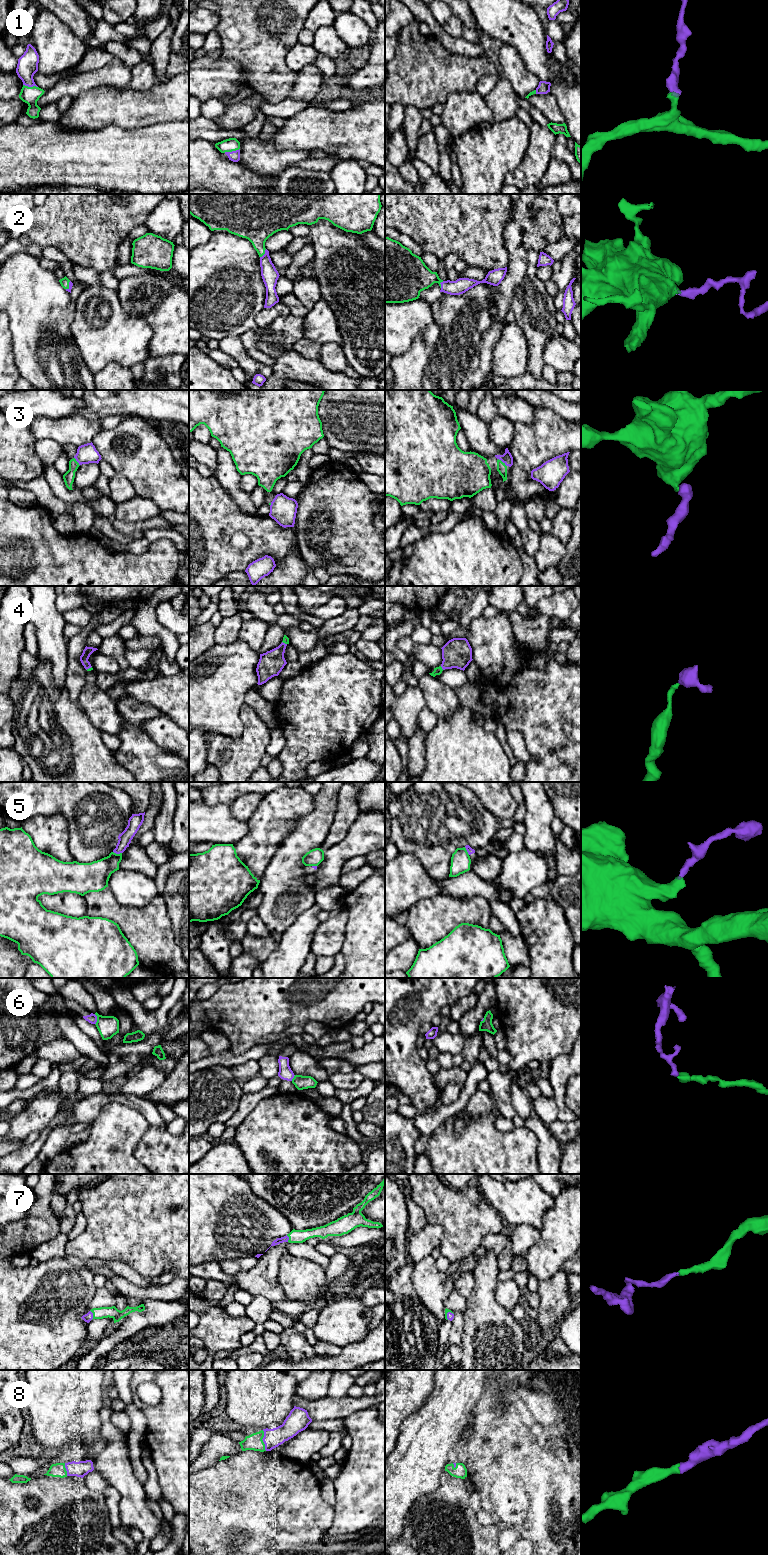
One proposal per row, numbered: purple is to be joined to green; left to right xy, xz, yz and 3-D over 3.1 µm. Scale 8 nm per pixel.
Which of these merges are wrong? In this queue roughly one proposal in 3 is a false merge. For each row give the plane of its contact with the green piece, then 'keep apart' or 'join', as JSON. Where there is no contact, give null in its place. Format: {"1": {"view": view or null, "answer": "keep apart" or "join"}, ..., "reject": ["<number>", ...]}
{"1": {"view": "xz", "answer": "join"}, "2": {"view": "xz", "answer": "join"}, "3": {"view": "yz", "answer": "join"}, "4": {"view": "yz", "answer": "join"}, "5": {"view": "xy", "answer": "keep apart"}, "6": {"view": "xy", "answer": "keep apart"}, "7": {"view": "xy", "answer": "join"}, "8": {"view": "xz", "answer": "join"}, "reject": ["5", "6"]}

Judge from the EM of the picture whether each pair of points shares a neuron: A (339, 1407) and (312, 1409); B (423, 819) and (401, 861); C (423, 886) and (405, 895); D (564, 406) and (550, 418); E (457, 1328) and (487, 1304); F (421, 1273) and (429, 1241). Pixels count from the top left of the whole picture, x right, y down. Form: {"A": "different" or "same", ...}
{"A": "same", "B": "different", "C": "same", "D": "different", "E": "different", "F": "different"}

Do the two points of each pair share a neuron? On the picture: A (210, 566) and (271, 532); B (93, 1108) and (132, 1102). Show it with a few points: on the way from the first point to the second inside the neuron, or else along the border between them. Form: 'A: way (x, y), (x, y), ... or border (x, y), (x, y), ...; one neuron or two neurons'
A: way (225, 559), (242, 558), (256, 547); one neuron
B: way (103, 1099), (122, 1098); one neuron

